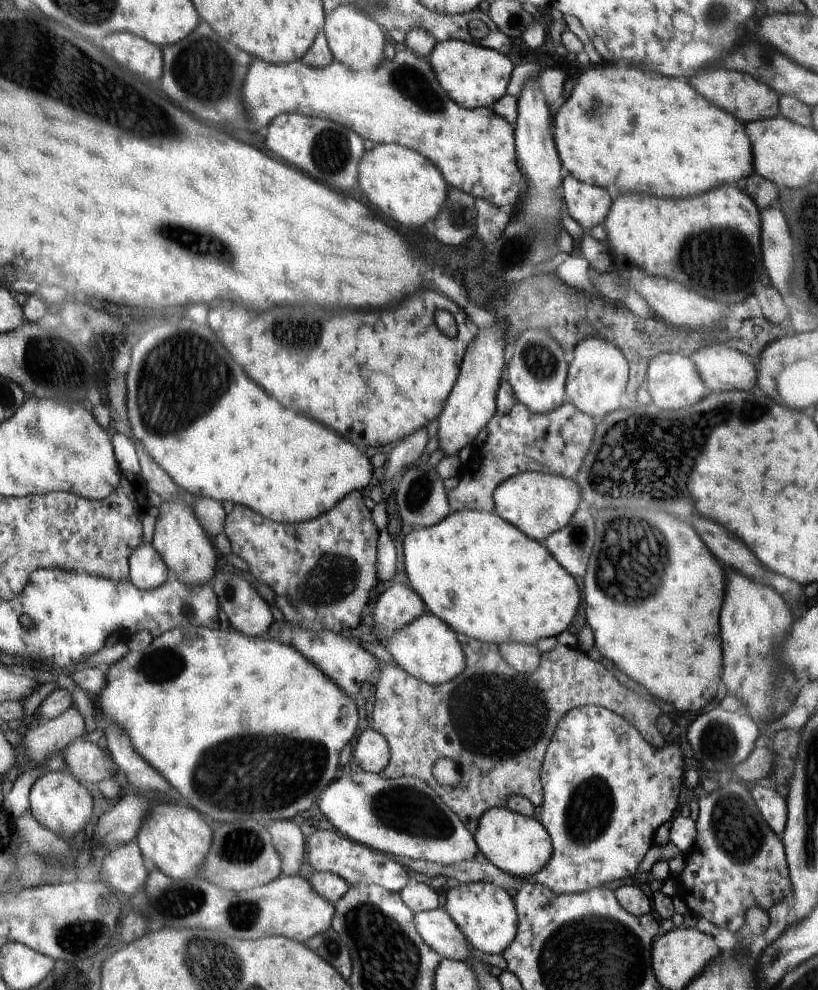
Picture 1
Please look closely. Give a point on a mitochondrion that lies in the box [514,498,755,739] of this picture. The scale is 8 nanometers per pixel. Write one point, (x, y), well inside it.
(630, 568)

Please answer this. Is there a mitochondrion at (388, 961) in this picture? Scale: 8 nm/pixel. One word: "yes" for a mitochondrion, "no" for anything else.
yes

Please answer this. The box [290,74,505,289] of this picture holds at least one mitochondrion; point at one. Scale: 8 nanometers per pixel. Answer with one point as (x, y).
(330, 152)

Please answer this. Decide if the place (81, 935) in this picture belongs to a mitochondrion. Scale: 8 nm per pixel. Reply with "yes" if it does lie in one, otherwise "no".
yes

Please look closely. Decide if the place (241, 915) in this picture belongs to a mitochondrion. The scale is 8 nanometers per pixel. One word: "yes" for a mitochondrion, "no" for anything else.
yes

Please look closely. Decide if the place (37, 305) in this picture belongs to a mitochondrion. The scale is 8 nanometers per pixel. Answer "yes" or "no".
no

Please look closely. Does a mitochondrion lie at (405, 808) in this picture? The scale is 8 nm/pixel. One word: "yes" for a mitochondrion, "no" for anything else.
yes

